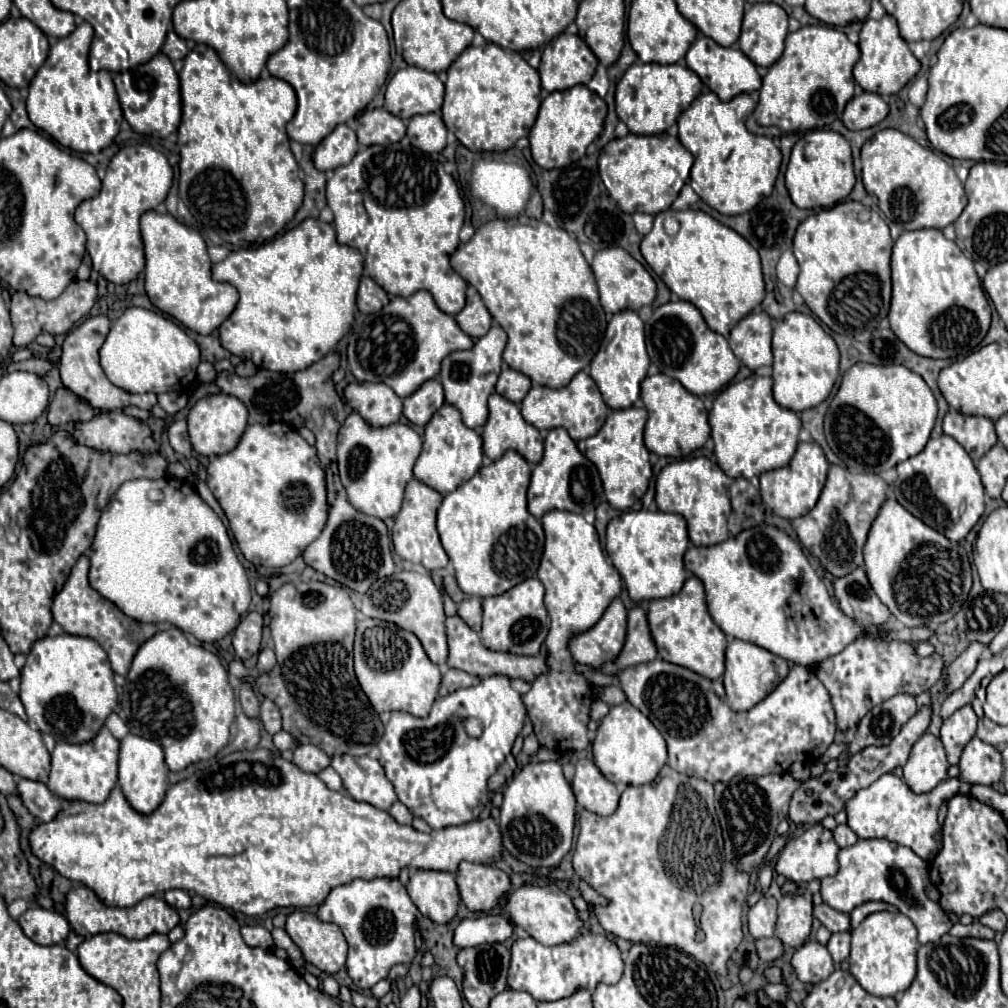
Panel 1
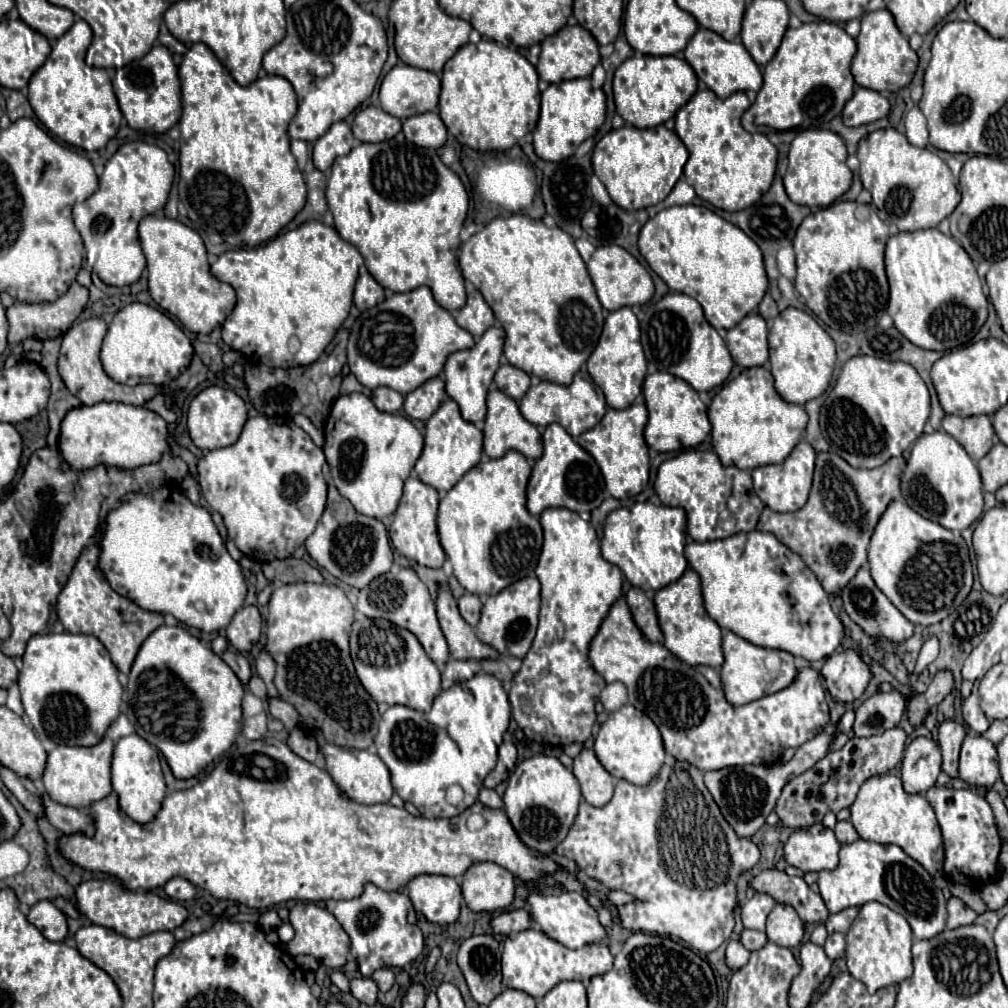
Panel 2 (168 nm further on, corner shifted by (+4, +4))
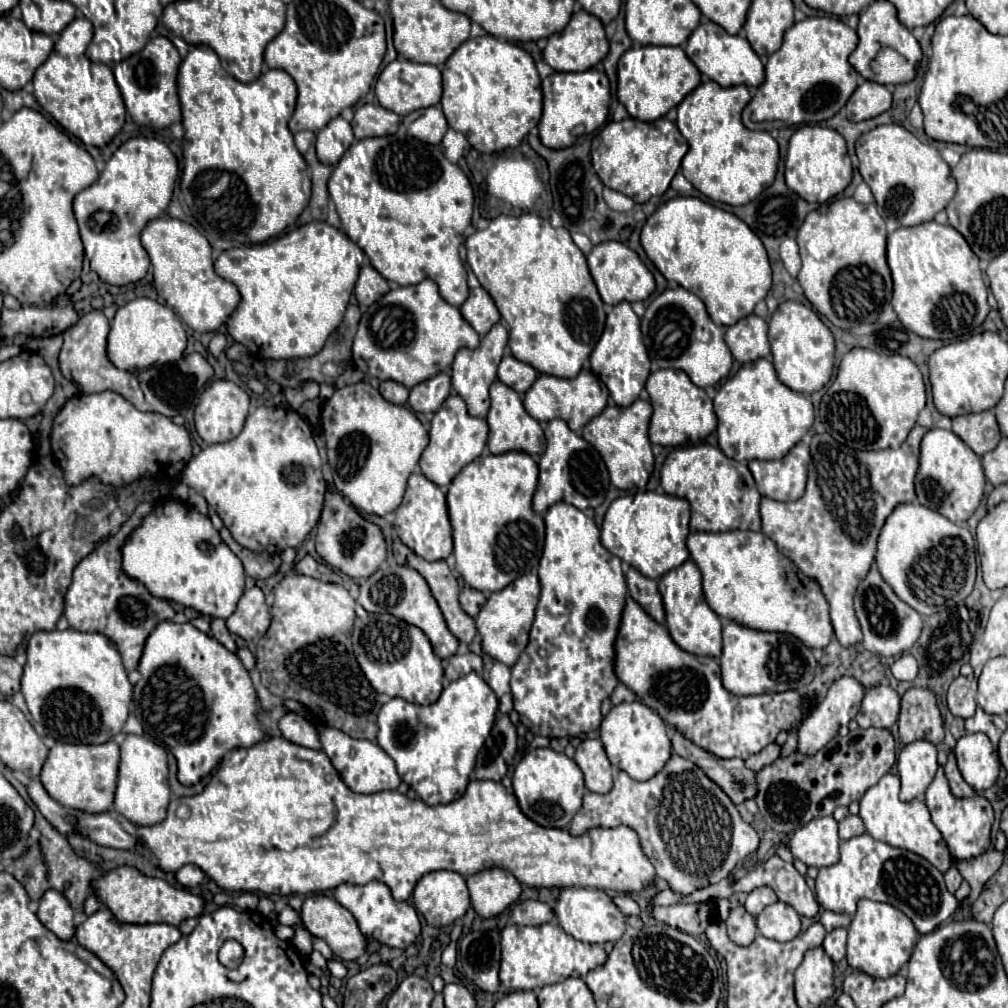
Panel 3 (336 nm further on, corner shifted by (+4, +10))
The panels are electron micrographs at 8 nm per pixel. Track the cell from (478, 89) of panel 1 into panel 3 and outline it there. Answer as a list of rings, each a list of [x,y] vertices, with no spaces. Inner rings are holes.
[[[490,34],[468,39],[450,55],[442,77],[446,121],[480,153],[518,147],[542,117],[542,89],[534,59],[513,42]]]

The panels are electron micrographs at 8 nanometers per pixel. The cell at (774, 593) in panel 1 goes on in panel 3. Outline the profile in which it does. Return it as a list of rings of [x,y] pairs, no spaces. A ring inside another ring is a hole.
[[[694,531],[688,535],[688,551],[702,571],[706,601],[718,617],[758,631],[790,633],[810,649],[824,649],[830,643],[832,625],[820,587],[778,553],[774,541],[764,533]]]

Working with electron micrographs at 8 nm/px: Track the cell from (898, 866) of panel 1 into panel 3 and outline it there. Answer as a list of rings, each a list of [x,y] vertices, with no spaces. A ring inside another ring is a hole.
[[[868,833],[852,837],[840,843],[840,861],[830,867],[822,867],[816,877],[816,899],[818,903],[834,913],[856,913],[858,899],[866,897],[872,901],[890,903],[912,919],[918,933],[926,935],[934,931],[942,921],[950,919],[958,907],[956,897],[946,889],[944,875],[924,857],[910,853],[906,849],[890,847],[886,859],[878,855],[876,847],[880,843]]]

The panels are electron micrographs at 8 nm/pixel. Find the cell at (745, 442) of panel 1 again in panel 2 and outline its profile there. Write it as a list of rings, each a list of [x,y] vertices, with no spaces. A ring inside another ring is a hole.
[[[766,367],[744,369],[736,379],[728,381],[708,407],[712,423],[712,447],[722,465],[752,471],[762,465],[782,463],[800,441],[808,415],[802,405],[784,401],[772,383]]]

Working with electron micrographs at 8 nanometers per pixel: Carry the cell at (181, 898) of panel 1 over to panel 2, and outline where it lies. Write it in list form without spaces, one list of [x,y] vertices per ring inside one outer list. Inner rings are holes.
[[[182,877],[170,879],[170,881],[166,883],[164,891],[166,891],[166,895],[168,895],[170,899],[174,899],[174,901],[188,901],[188,899],[192,899],[194,893],[196,893],[194,885],[188,883],[188,881],[182,879]]]

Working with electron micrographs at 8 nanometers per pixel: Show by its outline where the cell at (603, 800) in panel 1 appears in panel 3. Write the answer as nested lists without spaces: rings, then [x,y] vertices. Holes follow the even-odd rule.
[[[584,739],[576,747],[574,761],[584,773],[586,787],[594,793],[608,793],[612,789],[612,765],[606,757],[600,739]]]

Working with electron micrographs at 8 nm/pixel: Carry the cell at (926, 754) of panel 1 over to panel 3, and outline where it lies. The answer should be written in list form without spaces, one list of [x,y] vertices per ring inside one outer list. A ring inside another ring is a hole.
[[[914,741],[898,755],[898,775],[902,781],[900,799],[912,801],[926,793],[938,769],[936,747],[930,741]]]

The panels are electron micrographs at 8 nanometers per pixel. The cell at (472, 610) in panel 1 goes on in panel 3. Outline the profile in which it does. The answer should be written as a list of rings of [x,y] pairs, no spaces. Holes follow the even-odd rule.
[[[468,585],[460,591],[460,605],[470,617],[476,617],[484,603],[486,603],[486,595],[482,591],[476,591],[476,589],[468,587]]]

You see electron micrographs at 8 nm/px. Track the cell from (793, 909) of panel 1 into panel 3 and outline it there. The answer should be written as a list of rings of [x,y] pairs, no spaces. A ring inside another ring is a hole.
[[[774,903],[756,917],[758,931],[774,941],[792,941],[800,933],[800,915],[788,903]]]

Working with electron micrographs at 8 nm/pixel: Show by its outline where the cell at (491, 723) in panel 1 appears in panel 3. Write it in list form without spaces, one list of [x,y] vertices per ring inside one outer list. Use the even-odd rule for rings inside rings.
[[[470,673],[458,681],[452,681],[442,691],[436,703],[426,706],[412,704],[414,703],[396,697],[396,699],[390,699],[386,705],[382,705],[378,713],[378,745],[394,759],[400,779],[406,781],[424,803],[428,805],[450,803],[466,791],[476,755],[494,725],[496,711],[498,711],[498,697],[494,695],[494,691],[488,687],[488,683],[482,677],[478,677],[476,673]]]

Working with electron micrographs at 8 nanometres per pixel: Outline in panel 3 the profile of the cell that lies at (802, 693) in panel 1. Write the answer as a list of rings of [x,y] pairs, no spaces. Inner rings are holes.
[[[632,597],[626,599],[616,641],[616,675],[670,727],[682,731],[690,741],[724,759],[748,759],[768,743],[774,743],[782,729],[790,731],[794,723],[806,717],[802,711],[802,697],[796,691],[732,697],[706,659],[682,651],[670,639],[668,629],[650,619]]]

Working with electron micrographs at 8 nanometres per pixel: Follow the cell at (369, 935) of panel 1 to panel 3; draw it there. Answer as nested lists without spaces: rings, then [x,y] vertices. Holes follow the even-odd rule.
[[[372,881],[368,885],[340,885],[334,889],[334,899],[344,905],[358,921],[360,931],[366,937],[374,937],[376,941],[388,945],[388,947],[398,947],[398,949],[406,949],[408,945],[412,945],[418,935],[420,935],[420,919],[416,909],[406,903],[406,901],[394,901],[390,889],[380,883],[380,881]]]

